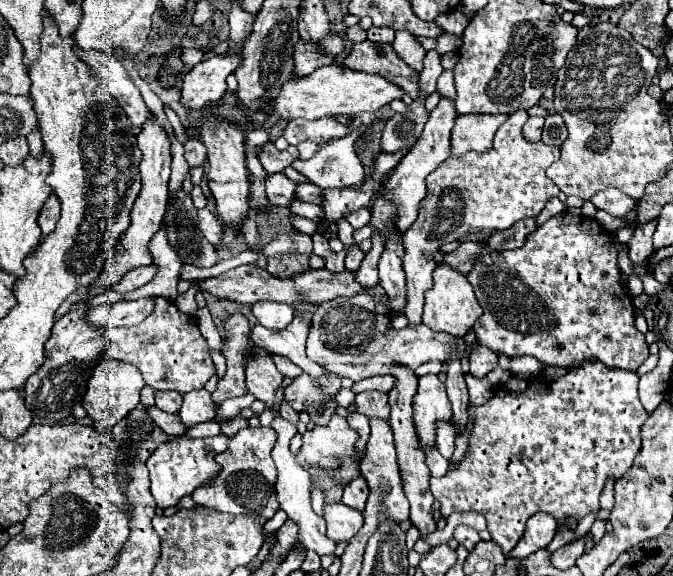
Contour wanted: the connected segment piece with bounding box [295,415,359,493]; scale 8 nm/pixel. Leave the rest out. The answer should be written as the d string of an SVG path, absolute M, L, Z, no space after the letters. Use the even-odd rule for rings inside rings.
M333 415L327 425L321 425L321 427L315 427L315 429L303 433L303 445L301 445L299 453L295 455L295 459L301 467L309 469L309 465L319 465L317 461L321 457L335 457L341 461L339 469L335 469L333 473L321 469L319 477L311 477L311 489L319 489L325 493L325 489L329 489L329 485L347 485L351 479L355 479L359 475L359 451L355 447L357 441L359 441L359 435L349 427L345 417L341 417L341 415Z

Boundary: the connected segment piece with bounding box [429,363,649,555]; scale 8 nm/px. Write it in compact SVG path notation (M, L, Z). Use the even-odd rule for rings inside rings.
M583 363L579 369L571 369L565 377L559 377L555 381L543 381L543 383L535 383L535 381L525 381L519 379L515 375L509 377L507 383L503 383L503 393L495 393L485 405L469 405L469 447L467 453L463 457L463 461L459 461L455 465L455 469L449 469L443 477L431 477L429 487L433 497L441 503L441 517L447 519L453 511L477 511L487 519L487 529L491 533L491 541L495 541L501 551L507 555L517 541L523 537L525 533L525 523L529 517L533 517L535 513L549 513L557 519L557 531L571 531L569 525L565 525L567 519L583 519L589 513L597 513L599 511L599 497L601 491L605 487L605 483L609 479L619 479L623 473L627 473L627 469L633 465L637 453L641 451L641 425L645 423L645 419L649 417L645 407L639 401L637 395L637 373L633 371L623 371L623 369L609 369L601 363Z

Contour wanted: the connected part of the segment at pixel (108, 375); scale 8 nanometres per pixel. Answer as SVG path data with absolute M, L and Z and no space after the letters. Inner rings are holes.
M103 357L93 367L93 373L91 373L89 381L87 381L85 397L81 401L87 415L95 421L93 427L99 429L99 431L105 431L105 433L111 431L113 425L119 423L139 403L139 391L141 391L143 385L145 385L145 381L143 381L141 373L133 365L111 359L111 357Z

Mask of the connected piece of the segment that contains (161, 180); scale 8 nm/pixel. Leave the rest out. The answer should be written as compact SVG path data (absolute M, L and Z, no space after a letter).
M153 113L149 115L149 121L145 121L145 129L141 129L141 133L137 135L137 145L143 153L143 159L141 159L141 165L139 165L141 191L139 191L137 201L131 209L131 225L119 241L121 253L115 253L107 261L107 265L101 273L101 279L97 281L97 289L95 289L97 295L111 289L129 269L135 269L135 267L141 267L141 265L151 265L151 253L149 253L147 245L149 245L151 237L157 233L157 229L161 227L161 219L165 215L165 205L167 205L167 199L169 199L167 181L169 181L169 167L171 167L171 141L169 141L167 131L163 129L163 125L157 121L157 117Z

